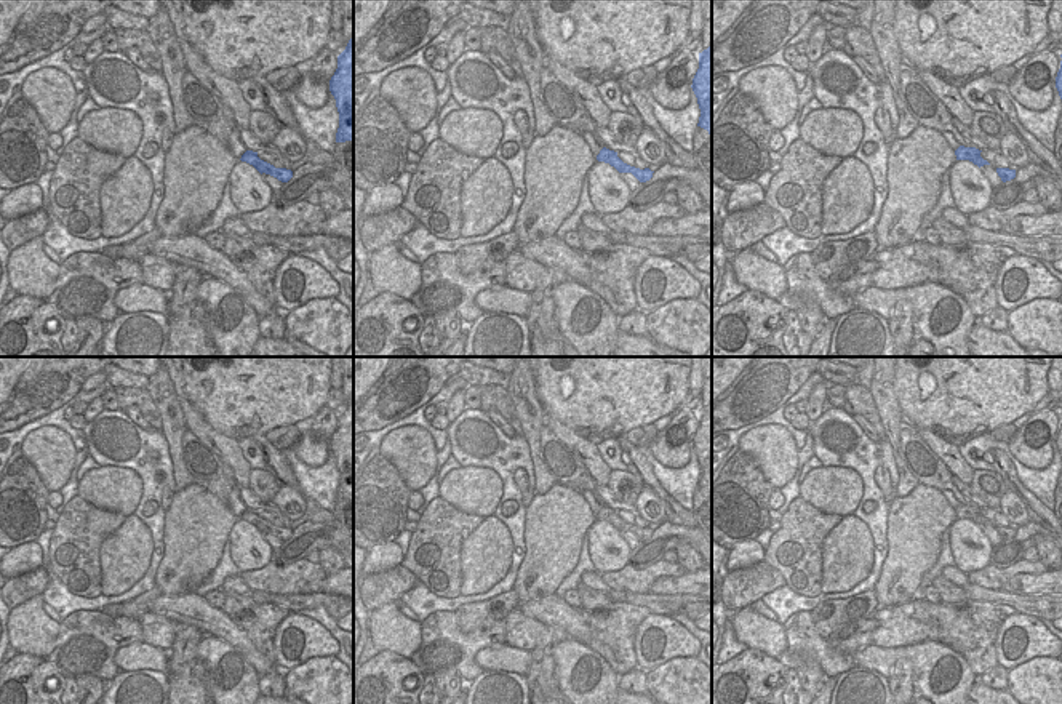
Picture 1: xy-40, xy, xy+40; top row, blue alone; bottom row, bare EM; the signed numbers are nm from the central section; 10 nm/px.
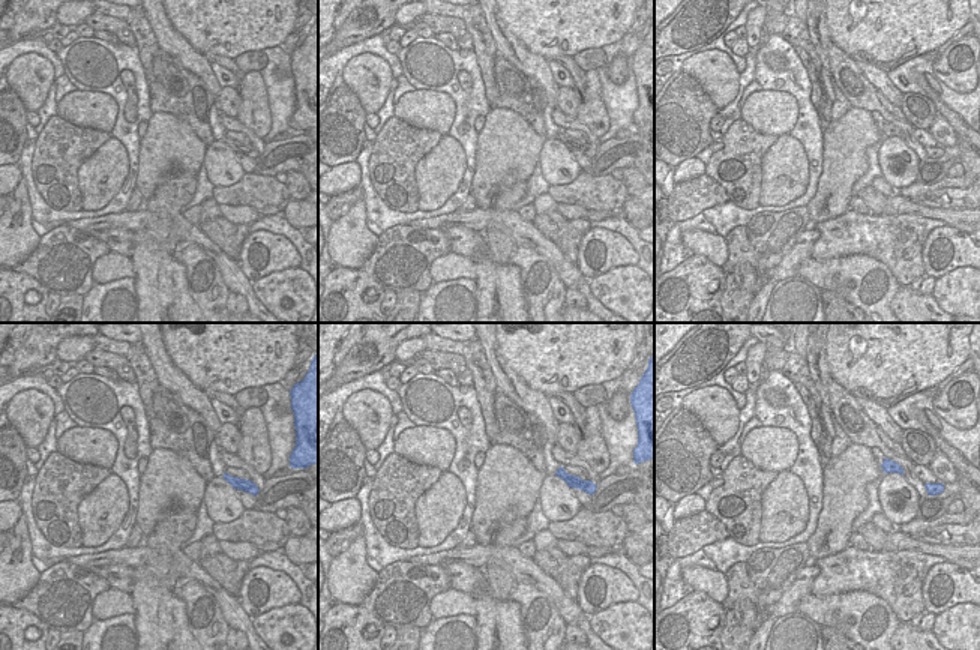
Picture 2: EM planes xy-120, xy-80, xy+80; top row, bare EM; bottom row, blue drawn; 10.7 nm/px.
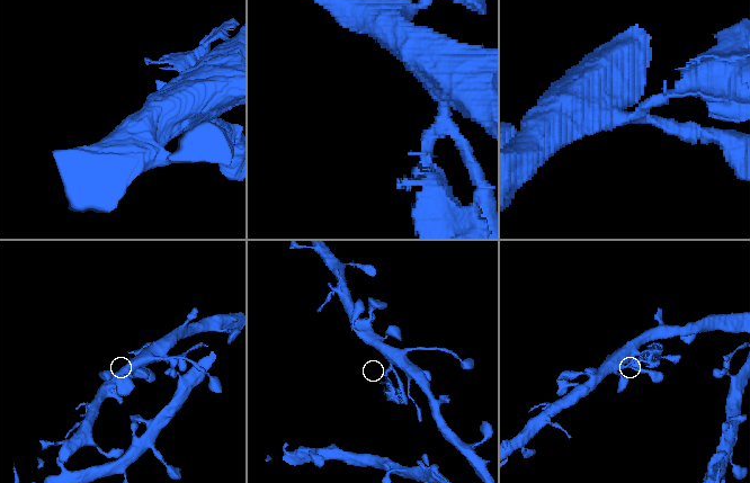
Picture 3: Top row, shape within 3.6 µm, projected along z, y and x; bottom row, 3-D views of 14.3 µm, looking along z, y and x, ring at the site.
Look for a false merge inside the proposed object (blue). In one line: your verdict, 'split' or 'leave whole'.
split

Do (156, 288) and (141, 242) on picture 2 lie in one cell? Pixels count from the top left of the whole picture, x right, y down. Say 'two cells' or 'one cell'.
one cell

